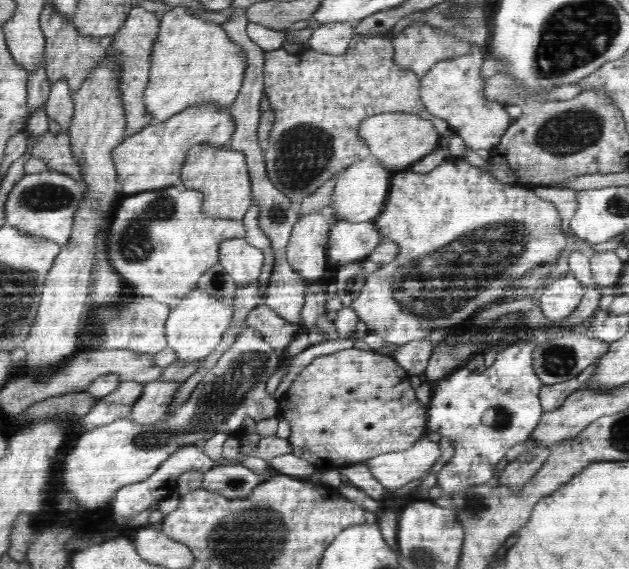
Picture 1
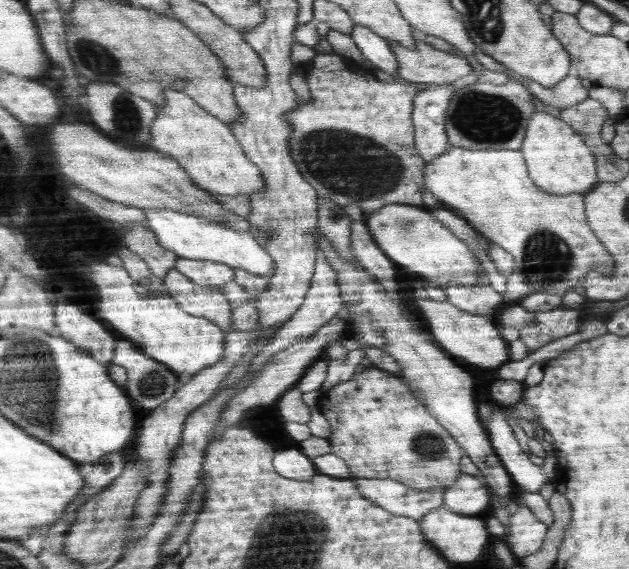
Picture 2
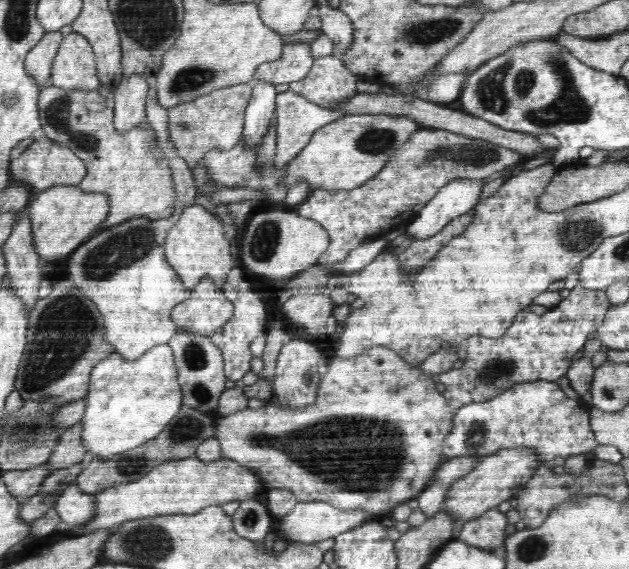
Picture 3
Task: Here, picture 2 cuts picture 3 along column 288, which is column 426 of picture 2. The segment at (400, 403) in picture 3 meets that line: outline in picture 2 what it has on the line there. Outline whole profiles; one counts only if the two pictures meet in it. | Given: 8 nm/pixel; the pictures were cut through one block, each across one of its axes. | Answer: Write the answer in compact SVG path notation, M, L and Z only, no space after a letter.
M366 367L351 379L318 390L316 408L328 420L332 435L327 438L331 453L345 459L352 476L360 478L390 479L414 489L445 486L447 489L462 476L461 460L466 451L456 439L429 413L425 403L413 393L409 382L400 375L378 367Z

